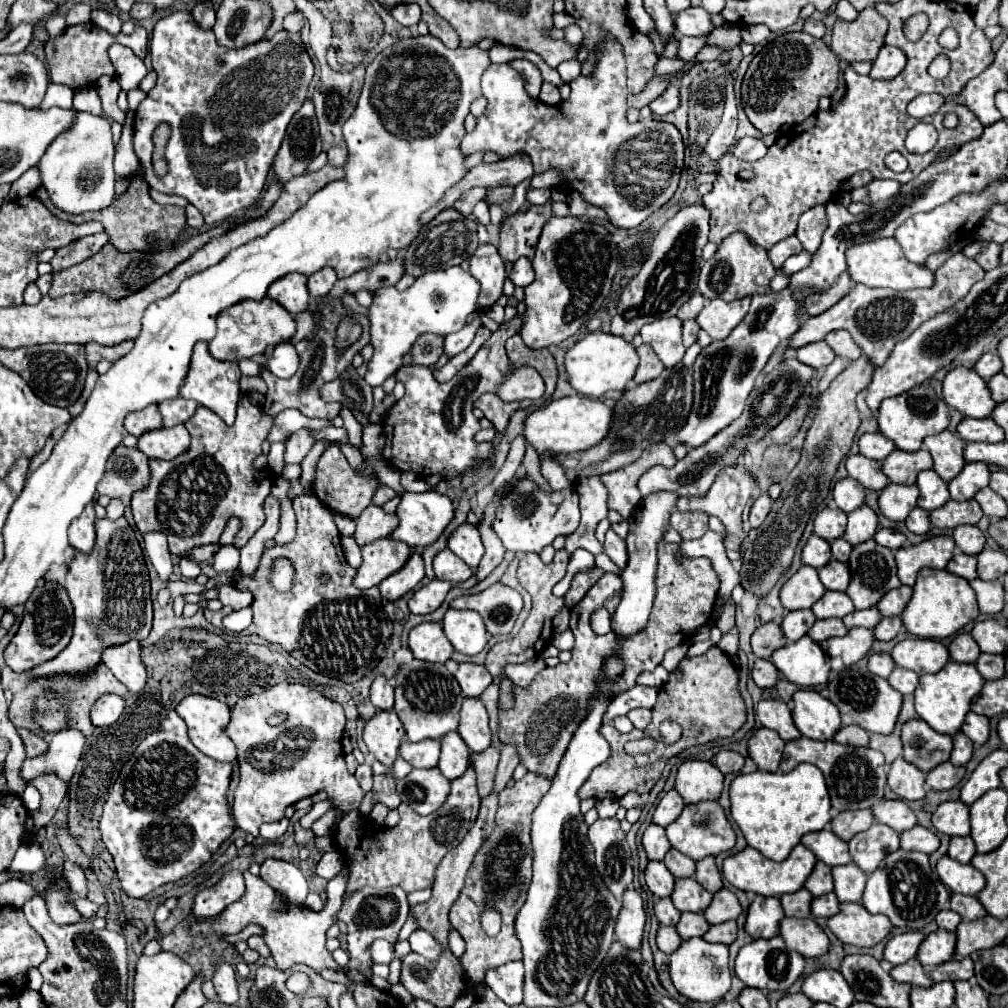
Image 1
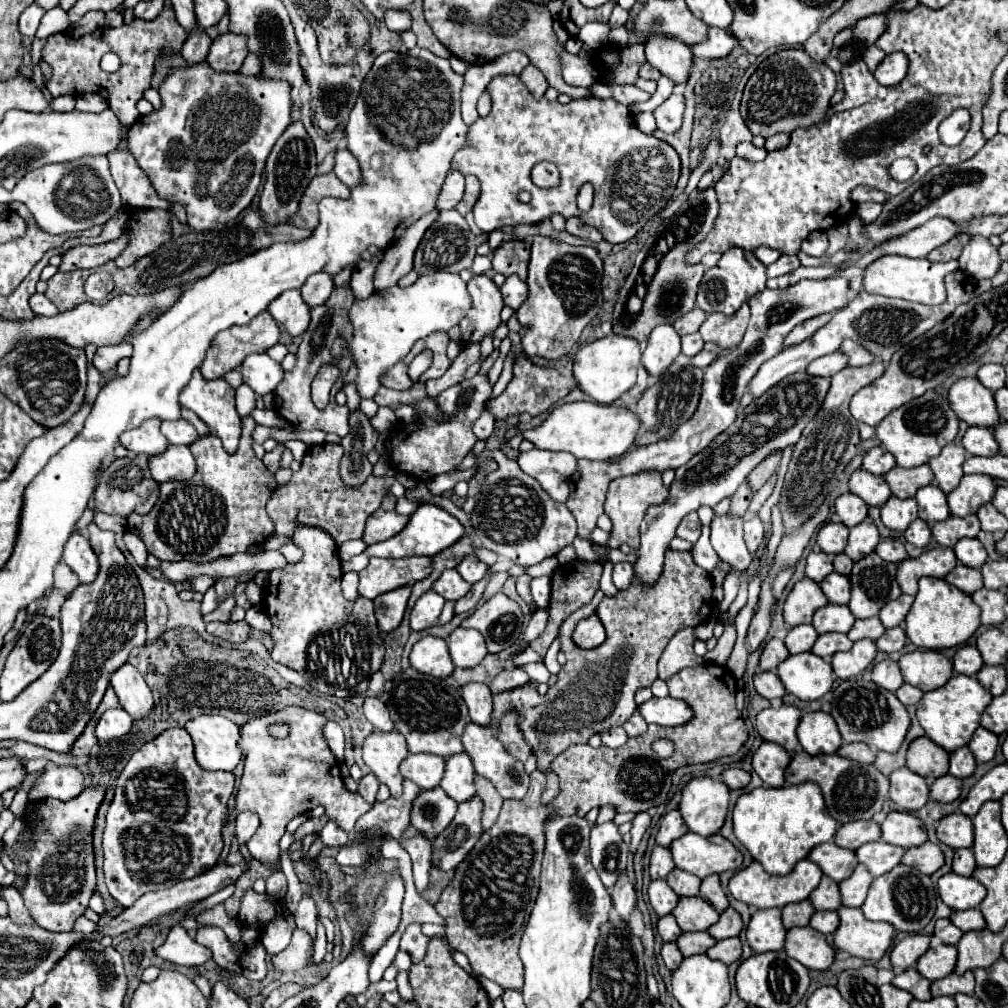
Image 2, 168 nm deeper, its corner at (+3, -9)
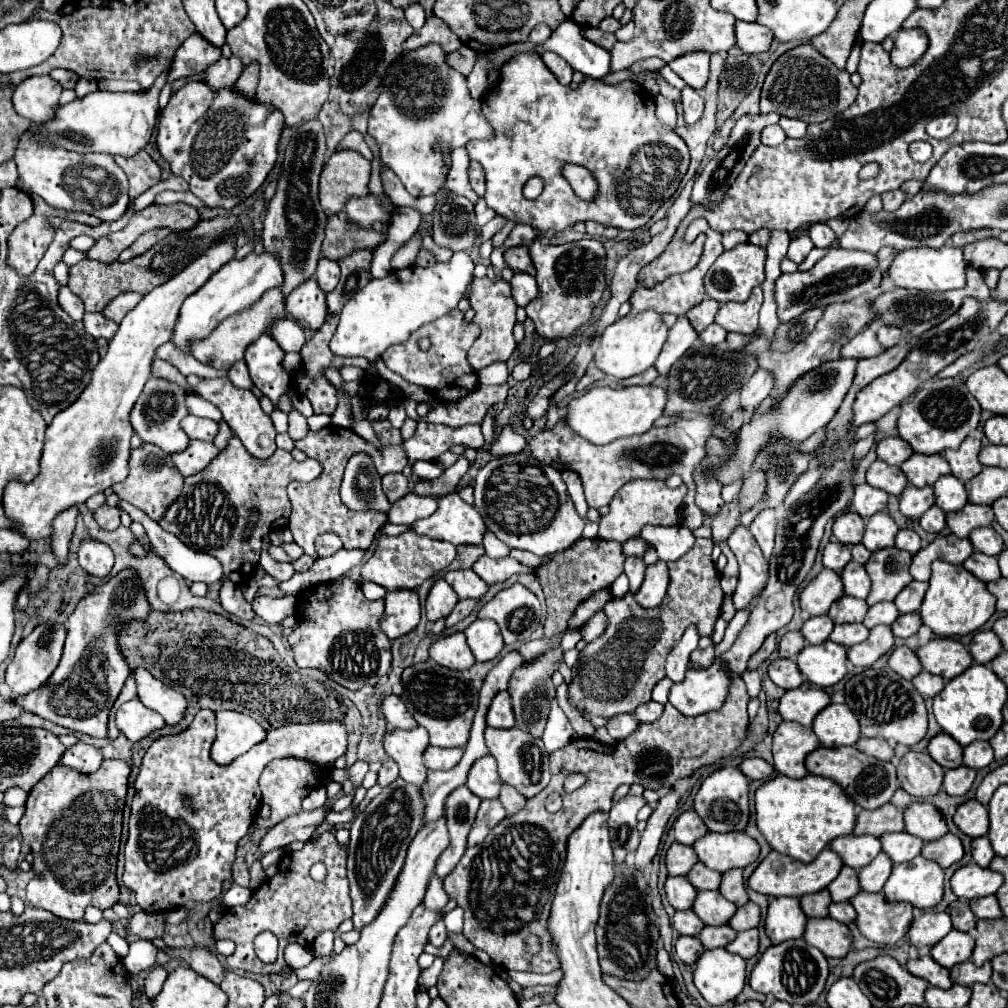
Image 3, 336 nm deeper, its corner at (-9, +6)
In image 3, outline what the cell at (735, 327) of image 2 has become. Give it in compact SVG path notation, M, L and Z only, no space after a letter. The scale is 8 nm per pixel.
M754 288L752 296L738 304L722 304L716 314L716 324L720 324L728 332L740 332L740 334L752 334L758 326L758 310L762 306L762 290Z

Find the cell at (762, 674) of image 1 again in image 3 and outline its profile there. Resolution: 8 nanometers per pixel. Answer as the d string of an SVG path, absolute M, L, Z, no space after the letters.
M778 658L774 662L770 662L768 666L768 676L770 680L784 688L784 690L790 690L790 688L798 688L804 684L804 676L802 672L798 670L796 662L794 660L788 660L788 658Z

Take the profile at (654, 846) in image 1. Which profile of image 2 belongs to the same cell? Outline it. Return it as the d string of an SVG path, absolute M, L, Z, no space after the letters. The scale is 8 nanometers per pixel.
M656 845L650 857L650 875L652 879L666 879L666 875L670 875L670 871L674 869L674 859L670 855L670 849Z

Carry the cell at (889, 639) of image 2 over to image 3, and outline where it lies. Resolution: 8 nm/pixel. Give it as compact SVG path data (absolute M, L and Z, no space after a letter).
M910 612L910 614L898 616L898 620L892 624L892 632L894 632L896 638L908 638L908 636L916 634L920 626L922 626L920 614L918 612Z

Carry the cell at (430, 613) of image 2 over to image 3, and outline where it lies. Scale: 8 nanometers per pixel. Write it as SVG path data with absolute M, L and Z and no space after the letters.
M438 578L428 592L428 598L426 598L428 620L436 622L438 618L448 616L452 612L452 608L456 606L456 602L458 602L458 596L456 596L454 588L450 588L450 584L444 578Z

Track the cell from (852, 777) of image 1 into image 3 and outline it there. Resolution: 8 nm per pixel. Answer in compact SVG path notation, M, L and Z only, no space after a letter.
M840 746L840 748L816 748L806 756L806 770L816 776L824 776L834 780L844 788L844 792L856 802L856 806L874 810L886 802L890 802L892 794L898 788L896 768L892 762L878 760L874 756L868 756L860 752L856 746Z

